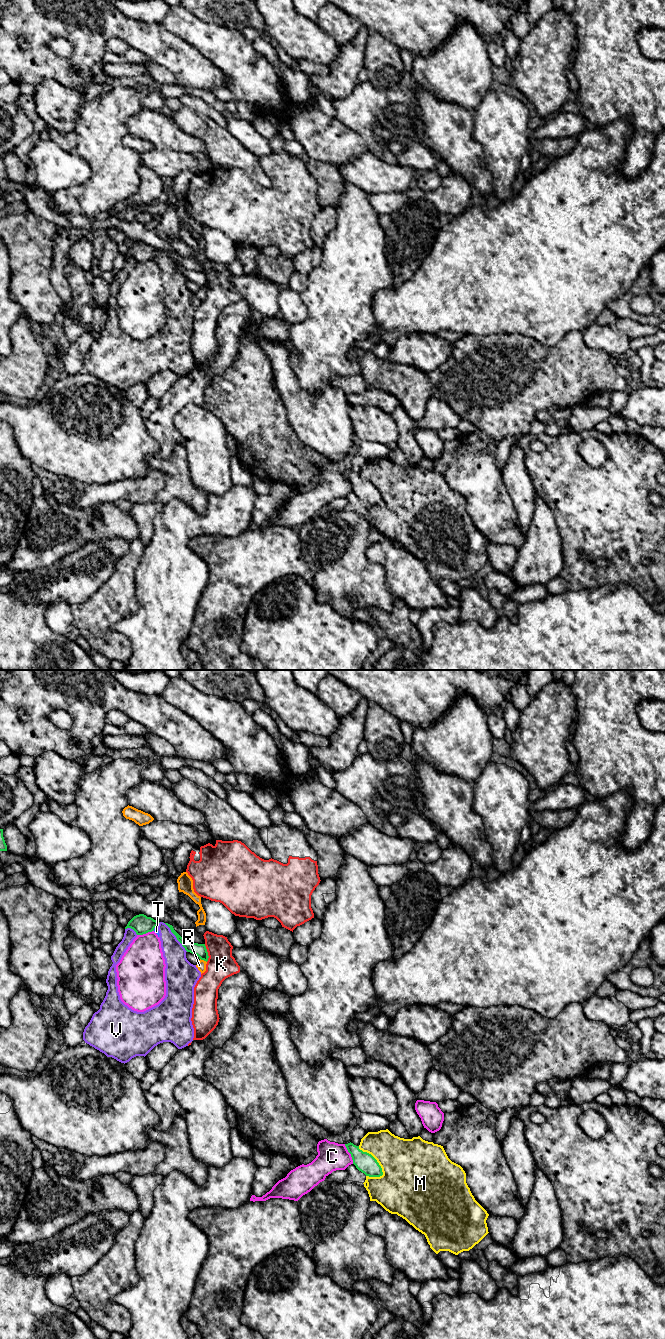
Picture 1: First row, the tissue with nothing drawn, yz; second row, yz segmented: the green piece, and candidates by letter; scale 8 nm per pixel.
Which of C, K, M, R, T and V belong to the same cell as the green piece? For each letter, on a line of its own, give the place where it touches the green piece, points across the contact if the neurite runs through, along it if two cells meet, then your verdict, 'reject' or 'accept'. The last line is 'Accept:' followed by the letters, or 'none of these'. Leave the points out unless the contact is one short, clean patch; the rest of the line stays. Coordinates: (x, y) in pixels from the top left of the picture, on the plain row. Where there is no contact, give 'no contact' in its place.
C: meets green in yz at (350, 481); reject
K: meets green in yz at (207, 281); reject
M: meets green in yz at (375, 487); reject
R: meets green in yz at (203, 287); border along yz (200, 286), (206, 290); reject
T: meets green in yz at (155, 254); border along yz (157, 252), (153, 258); reject
V: meets green in yz at (175, 263); reject
Accept: none of these

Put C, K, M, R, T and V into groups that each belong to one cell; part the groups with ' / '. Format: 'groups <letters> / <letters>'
groups C / K / M / R / T V

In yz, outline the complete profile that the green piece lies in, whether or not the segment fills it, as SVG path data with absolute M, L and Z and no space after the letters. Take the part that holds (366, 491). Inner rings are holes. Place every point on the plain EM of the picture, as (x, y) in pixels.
M351 470L345 472L345 474L351 482L353 492L359 499L369 505L380 505L383 503L381 494L371 482L363 480L359 477L359 474Z

